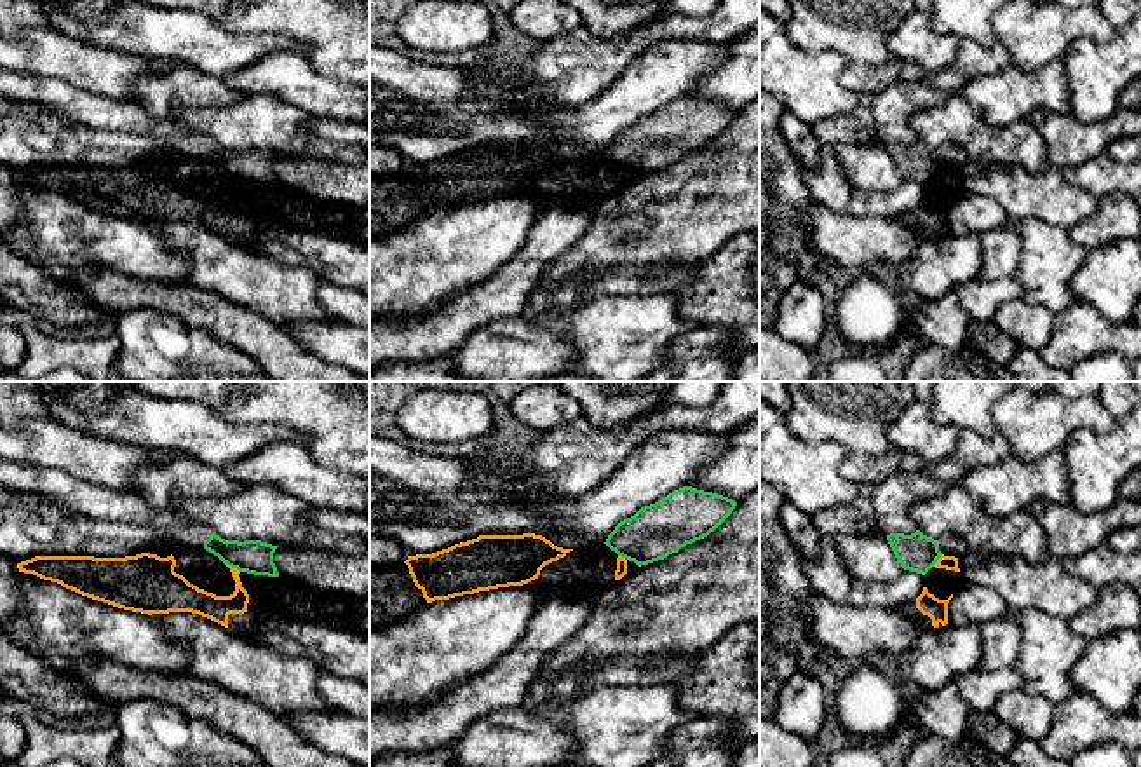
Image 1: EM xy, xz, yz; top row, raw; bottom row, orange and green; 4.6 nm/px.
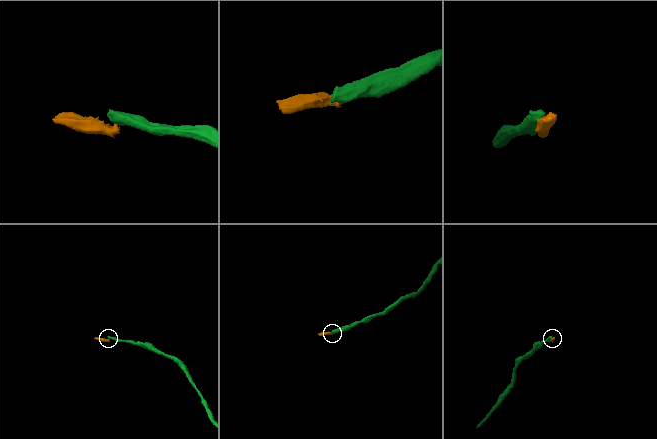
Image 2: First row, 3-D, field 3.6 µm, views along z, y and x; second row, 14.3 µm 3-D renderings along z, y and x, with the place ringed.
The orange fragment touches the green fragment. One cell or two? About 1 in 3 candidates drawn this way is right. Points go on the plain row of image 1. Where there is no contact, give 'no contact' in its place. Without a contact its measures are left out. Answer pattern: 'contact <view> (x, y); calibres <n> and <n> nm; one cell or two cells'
contact xy (230, 176); calibres 140 and 160 nm; two cells

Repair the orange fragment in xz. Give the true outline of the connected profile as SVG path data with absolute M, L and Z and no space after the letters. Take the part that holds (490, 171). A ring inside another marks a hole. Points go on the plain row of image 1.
M479 145L432 164L408 166L401 174L369 178L369 239L409 227L435 209L474 204L538 188L540 180L573 159L554 155L542 145Z

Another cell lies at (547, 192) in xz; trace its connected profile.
M604 152L587 153L566 162L564 167L545 174L540 185L523 197L540 200L545 209L592 209L613 195L618 164Z

